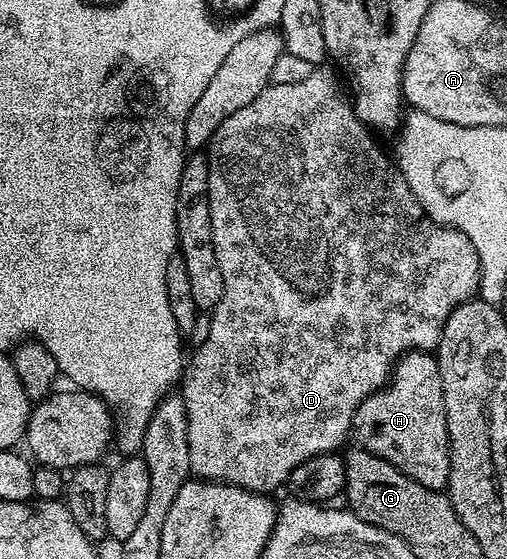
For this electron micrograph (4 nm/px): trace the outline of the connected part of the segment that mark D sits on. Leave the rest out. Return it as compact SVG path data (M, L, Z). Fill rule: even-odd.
M326 68L311 69L304 80L296 80L296 84L269 84L266 86L256 100L252 100L246 108L232 113L224 119L219 127L216 128L208 143L205 151L206 163L208 164L208 204L212 212L212 244L216 248L216 260L220 264L220 276L224 276L224 296L220 296L220 304L216 304L210 318L210 335L198 346L198 351L194 354L194 359L189 359L188 365L184 370L184 377L180 382L180 396L184 400L184 408L188 416L188 460L190 461L190 472L195 479L208 482L225 482L227 486L239 486L245 490L255 490L258 494L269 495L270 490L285 487L297 466L304 464L317 454L328 454L339 449L338 445L345 440L346 434L351 433L354 425L354 413L356 408L368 396L372 396L381 390L390 380L390 373L394 371L394 366L398 359L404 354L409 354L411 350L424 350L427 352L437 351L438 341L444 332L444 324L448 316L457 306L469 302L471 298L479 293L482 273L480 272L480 260L476 248L472 248L472 240L464 236L464 232L454 230L450 226L442 226L439 222L433 222L424 212L424 208L416 200L412 188L408 188L408 180L404 180L402 171L398 169L393 161L386 159L386 154L374 143L375 135L369 129L363 127L362 121L356 116L351 99L342 95L342 86L326 71Z

